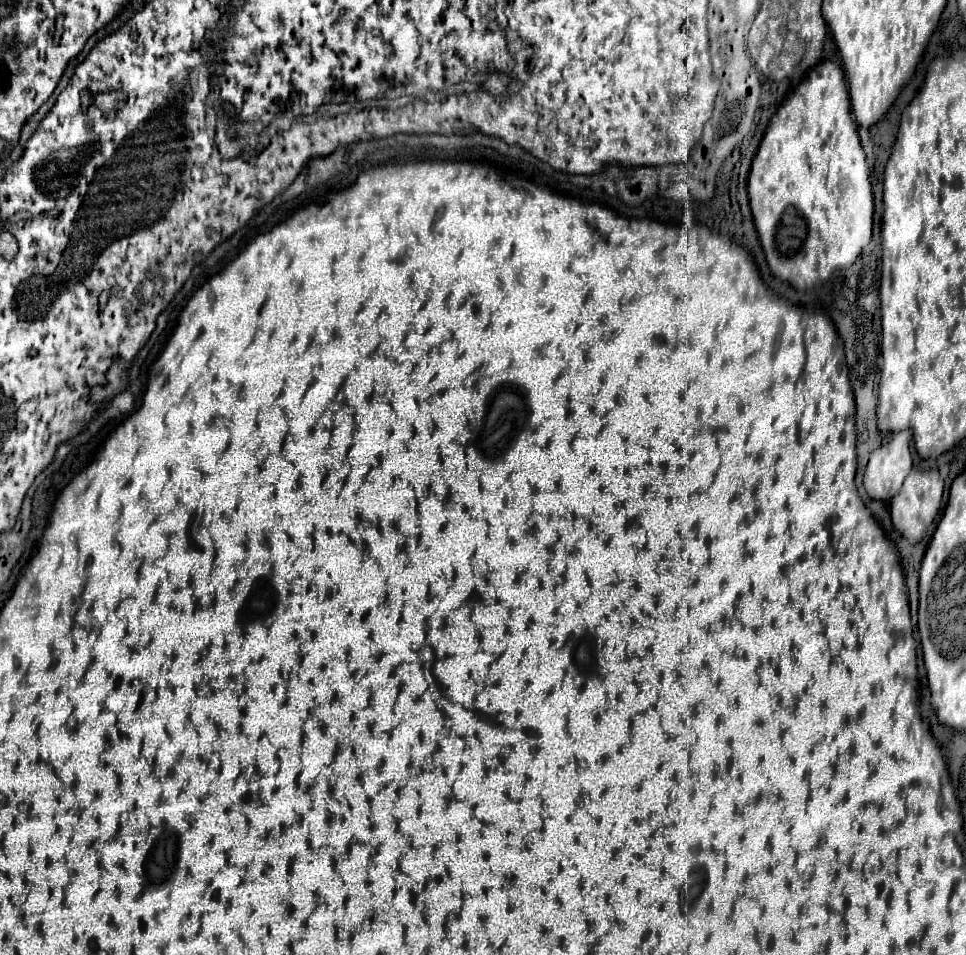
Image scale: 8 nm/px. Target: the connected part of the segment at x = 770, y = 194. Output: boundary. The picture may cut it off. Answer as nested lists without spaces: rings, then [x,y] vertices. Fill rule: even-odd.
[[[824,60],[808,72],[792,96],[778,108],[754,156],[748,176],[748,198],[758,238],[772,276],[788,282],[796,290],[814,288],[826,282],[836,270],[850,268],[872,238],[874,196],[856,128],[844,72],[838,64]]]

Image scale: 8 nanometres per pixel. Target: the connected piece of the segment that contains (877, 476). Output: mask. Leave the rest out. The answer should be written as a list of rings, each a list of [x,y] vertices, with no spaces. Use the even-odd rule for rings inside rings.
[[[908,430],[894,432],[880,450],[872,452],[864,474],[864,486],[872,500],[890,502],[900,492],[912,470],[910,438],[912,432]]]

